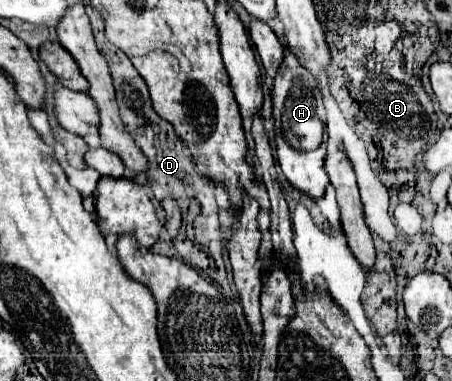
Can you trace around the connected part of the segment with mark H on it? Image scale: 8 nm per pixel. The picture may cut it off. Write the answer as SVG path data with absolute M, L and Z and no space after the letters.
M285 52L285 62L275 76L273 88L273 116L275 116L275 144L277 144L277 160L287 178L287 182L303 192L305 196L319 200L325 196L329 186L329 176L325 172L325 156L327 156L327 130L325 130L325 108L321 92L315 92L315 78L291 52Z

